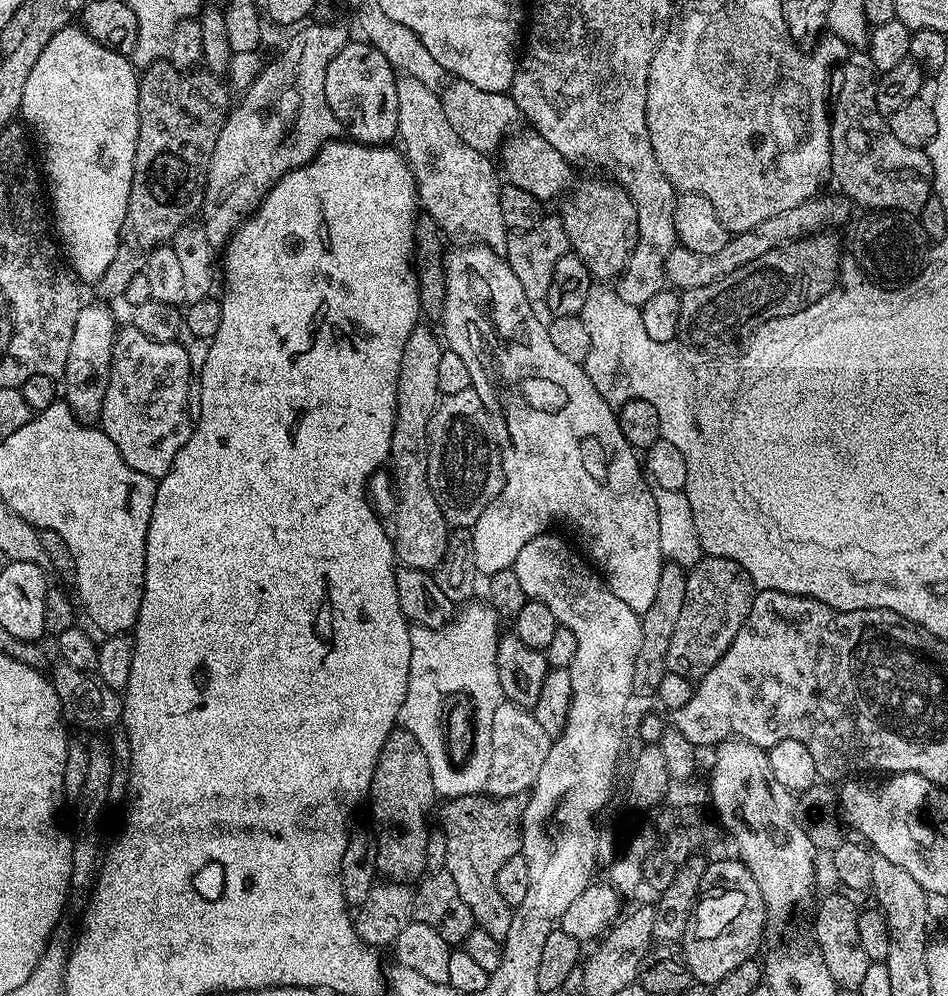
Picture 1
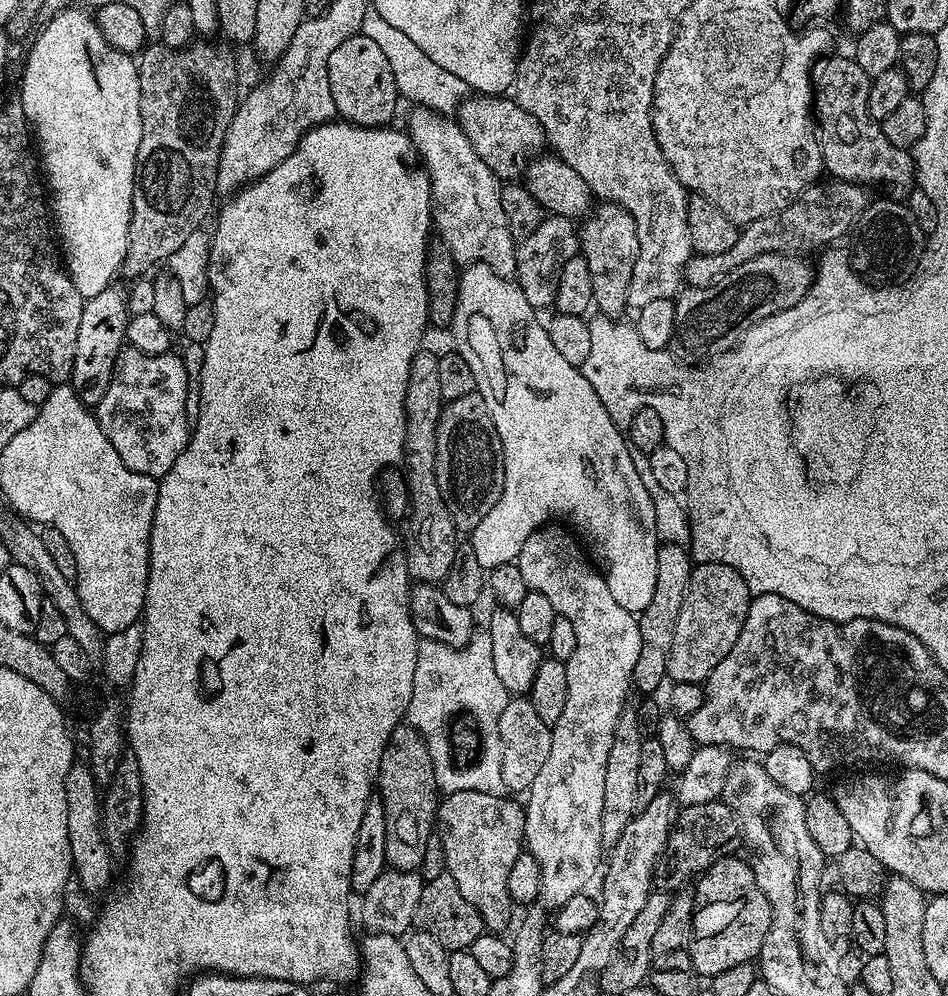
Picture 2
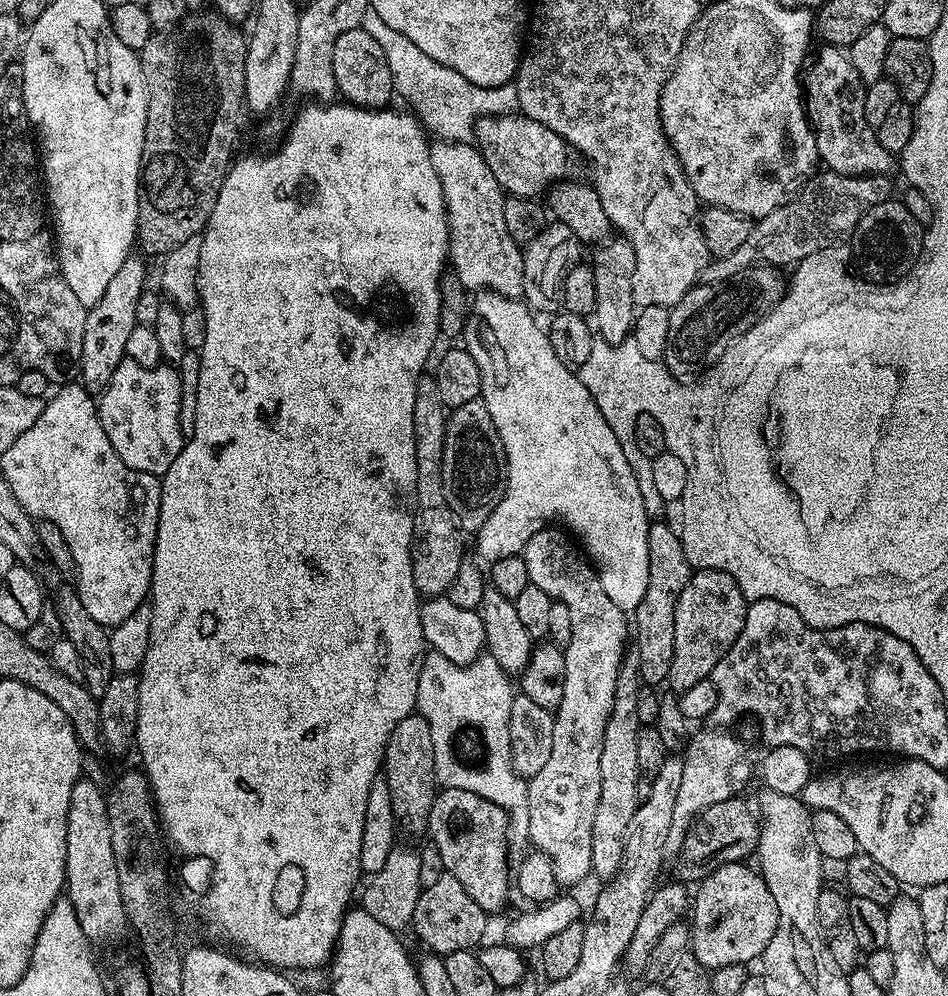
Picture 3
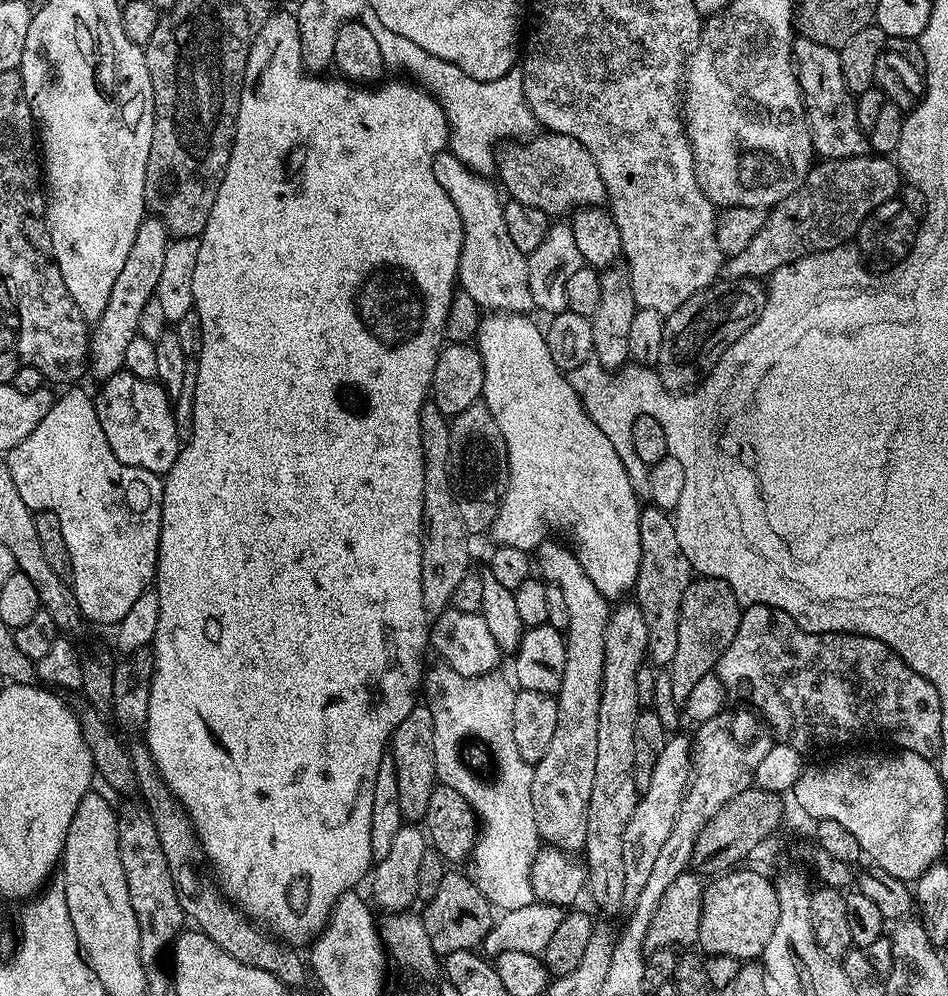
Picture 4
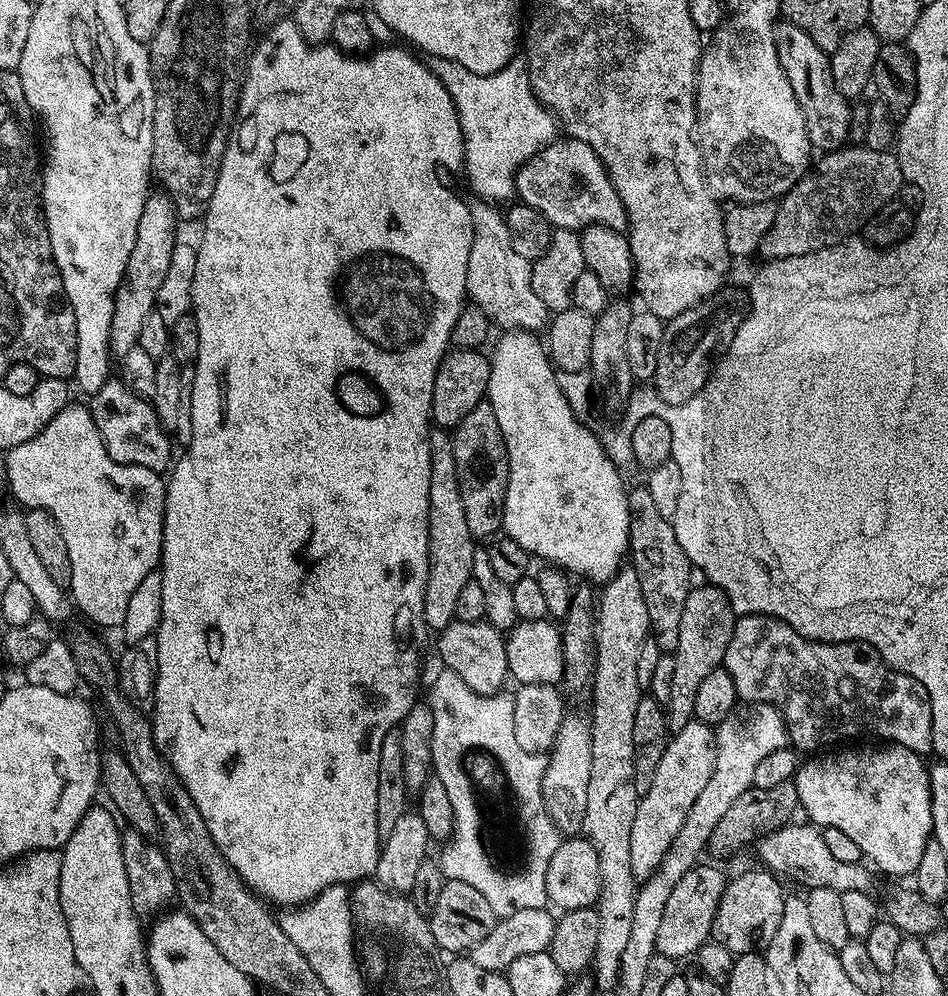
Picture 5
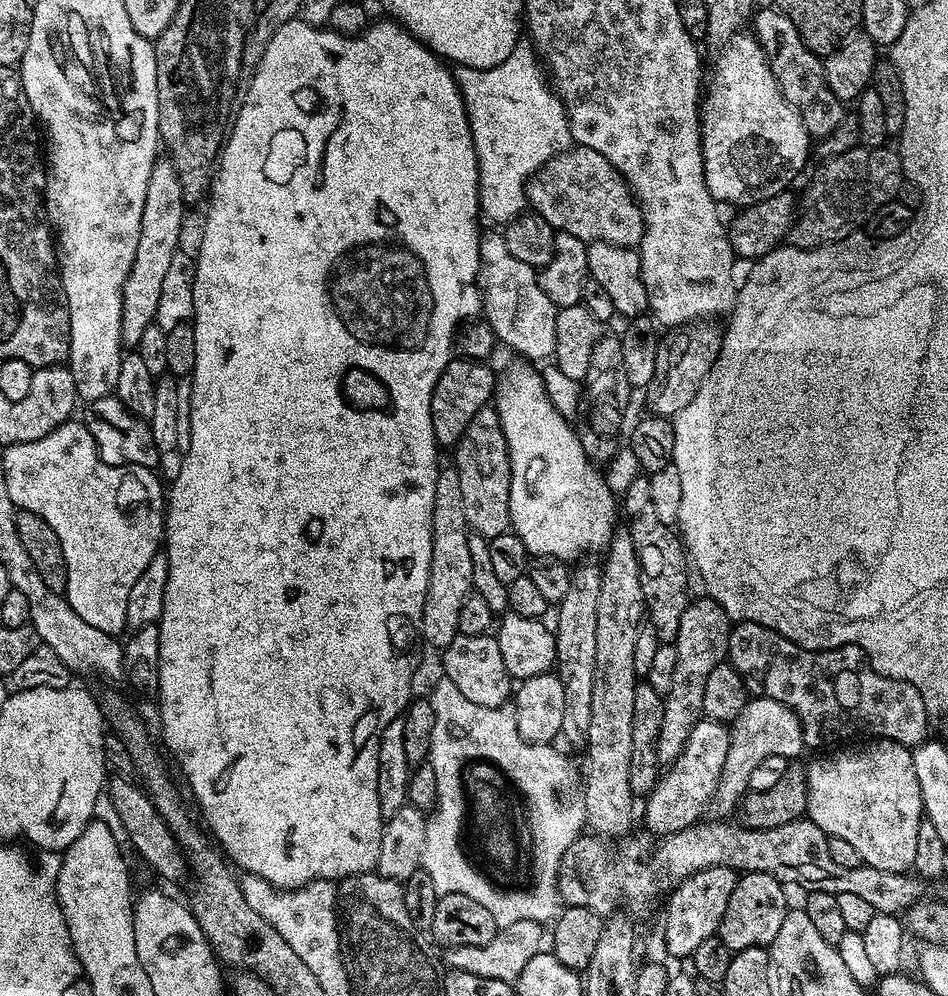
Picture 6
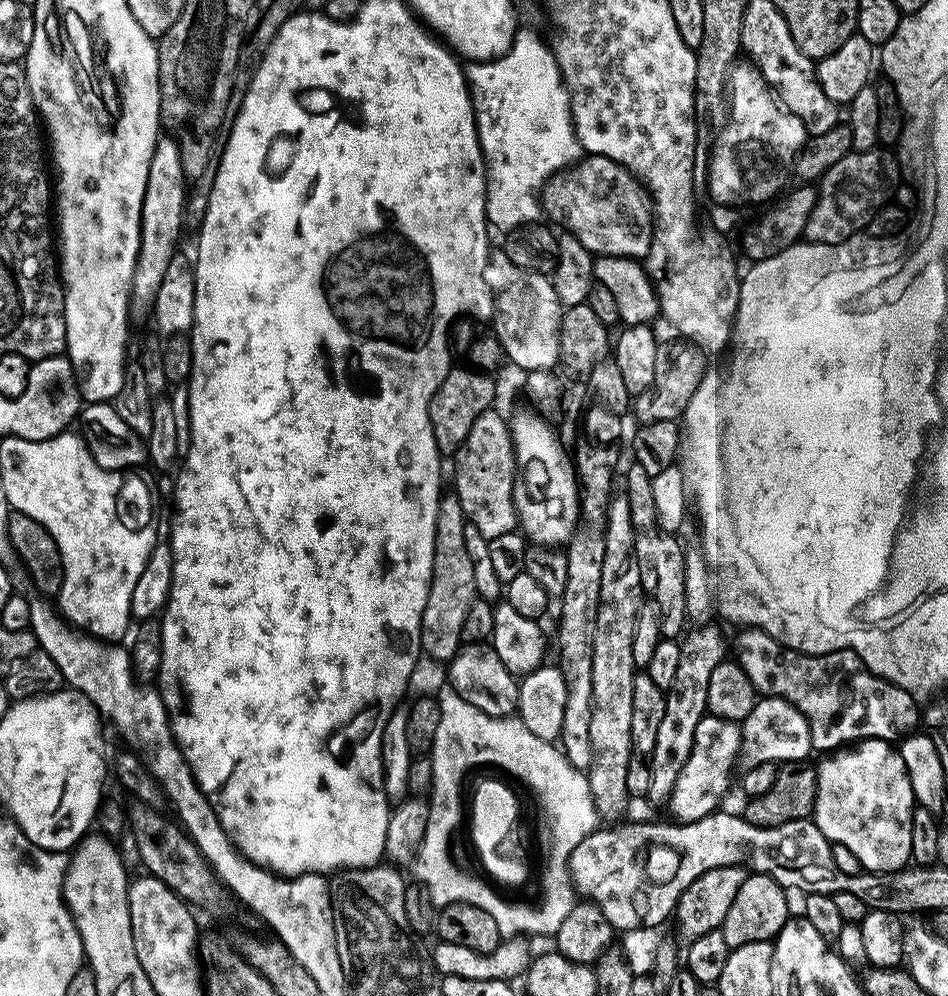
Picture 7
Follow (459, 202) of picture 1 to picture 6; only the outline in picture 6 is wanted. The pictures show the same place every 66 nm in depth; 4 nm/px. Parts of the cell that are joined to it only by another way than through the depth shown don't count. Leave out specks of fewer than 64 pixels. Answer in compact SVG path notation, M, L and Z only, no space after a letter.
M485 231L480 238L480 275L478 287L482 297L482 316L491 326L495 339L513 348L517 357L528 362L549 359L554 350L554 322L557 307L540 285L537 269L510 254L503 231Z

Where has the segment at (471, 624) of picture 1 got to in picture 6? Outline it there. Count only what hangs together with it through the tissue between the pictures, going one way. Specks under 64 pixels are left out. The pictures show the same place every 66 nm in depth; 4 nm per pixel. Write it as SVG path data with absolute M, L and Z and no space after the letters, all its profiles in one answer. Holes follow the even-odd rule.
M440 678L440 681L433 686L430 699L434 706L434 734L432 735L430 762L434 766L436 806L431 813L426 830L426 850L422 867L429 872L434 886L441 893L466 894L466 898L474 898L474 902L486 906L486 910L490 910L490 914L494 914L497 929L523 920L533 920L541 925L545 922L555 921L558 909L562 904L560 892L556 889L556 878L562 862L562 854L566 854L566 850L570 850L570 846L582 832L581 817L577 813L576 817L570 809L563 808L560 805L560 796L556 793L560 788L560 783L568 776L567 758L552 744L527 744L518 734L516 713L511 707L478 706L474 702L470 702L470 698L462 695L462 690L458 690L458 686L454 686L454 682L450 682L446 678ZM466 772L472 780L486 786L494 794L494 798L504 798L508 805L514 808L514 814L518 818L522 850L530 850L530 856L532 856L532 876L528 878L528 882L524 886L516 886L514 890L518 890L518 892L514 892L514 894L490 890L480 876L472 876L470 866L460 856L460 850L457 848L457 829L460 828L461 816L460 784L458 782L462 782Z

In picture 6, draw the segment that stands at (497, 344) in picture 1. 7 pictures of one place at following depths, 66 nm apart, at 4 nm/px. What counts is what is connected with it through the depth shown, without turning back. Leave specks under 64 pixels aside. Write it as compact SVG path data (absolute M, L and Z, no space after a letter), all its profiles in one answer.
M516 362L520 364L512 364L505 370L504 376L499 377L494 393L494 407L496 413L500 416L502 422L502 430L506 434L506 446L508 447L508 453L510 454L510 470L512 471L512 477L510 478L510 518L512 523L510 525L511 531L516 534L518 538L525 544L525 550L527 550L529 557L535 558L537 556L549 556L550 558L558 558L565 562L576 562L584 556L587 552L597 552L597 554L603 553L608 547L608 543L612 541L612 534L618 527L618 521L616 521L616 512L618 516L618 500L612 497L612 488L604 481L604 476L599 472L601 470L593 460L587 456L586 451L582 448L582 442L576 437L574 429L565 420L565 413L559 412L556 409L556 404L551 400L550 389L547 384L544 383L544 377L539 371L535 372L533 365L528 362Z

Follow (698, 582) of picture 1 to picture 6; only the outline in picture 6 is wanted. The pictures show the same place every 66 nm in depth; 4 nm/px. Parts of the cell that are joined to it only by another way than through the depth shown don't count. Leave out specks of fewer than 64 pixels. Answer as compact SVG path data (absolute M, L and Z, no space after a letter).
M693 599L682 614L682 626L678 626L675 638L678 662L674 665L674 683L670 685L670 694L664 698L662 730L658 730L656 758L661 762L676 760L690 738L690 730L703 717L702 693L706 687L706 677L714 666L725 663L728 655L728 634L730 621L722 606L714 599Z

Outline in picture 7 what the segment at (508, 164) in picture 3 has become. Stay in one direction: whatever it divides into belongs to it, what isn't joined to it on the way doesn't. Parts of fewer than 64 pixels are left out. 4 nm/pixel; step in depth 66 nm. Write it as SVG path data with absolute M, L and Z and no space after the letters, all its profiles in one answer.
M585 155L567 170L552 176L542 189L542 208L552 220L565 224L567 231L576 235L582 246L593 254L603 256L629 256L632 260L647 257L652 245L654 205L643 183L618 162L605 156Z

